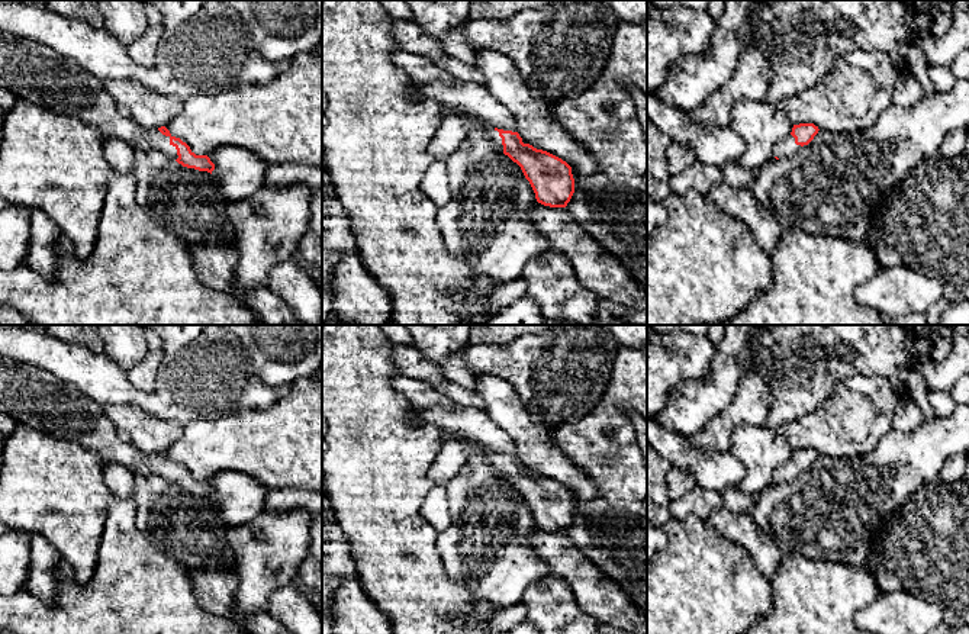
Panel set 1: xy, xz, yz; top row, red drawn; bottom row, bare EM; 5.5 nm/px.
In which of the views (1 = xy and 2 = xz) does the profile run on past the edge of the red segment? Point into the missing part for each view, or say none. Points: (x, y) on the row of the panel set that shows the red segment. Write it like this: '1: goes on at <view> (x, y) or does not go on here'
1: goes on at xy (32, 71)
2: goes on at xz (472, 124)

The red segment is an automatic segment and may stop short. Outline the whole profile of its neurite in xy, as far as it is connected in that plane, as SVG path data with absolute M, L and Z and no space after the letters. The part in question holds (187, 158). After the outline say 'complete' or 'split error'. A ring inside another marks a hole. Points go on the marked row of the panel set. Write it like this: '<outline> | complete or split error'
M0 32L0 87L19 99L73 116L99 129L102 136L119 138L133 148L161 151L187 168L210 174L215 170L207 155L196 155L165 126L147 129L131 118L122 118L103 80L44 44Z | split error

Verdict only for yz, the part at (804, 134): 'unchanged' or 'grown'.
grown

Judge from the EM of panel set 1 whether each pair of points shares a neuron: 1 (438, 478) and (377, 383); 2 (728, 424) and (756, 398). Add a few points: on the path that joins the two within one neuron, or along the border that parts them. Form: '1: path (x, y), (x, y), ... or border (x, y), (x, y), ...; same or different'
1: border (444, 437), (428, 475), (433, 485); different
2: path (736, 417), (749, 405); same

